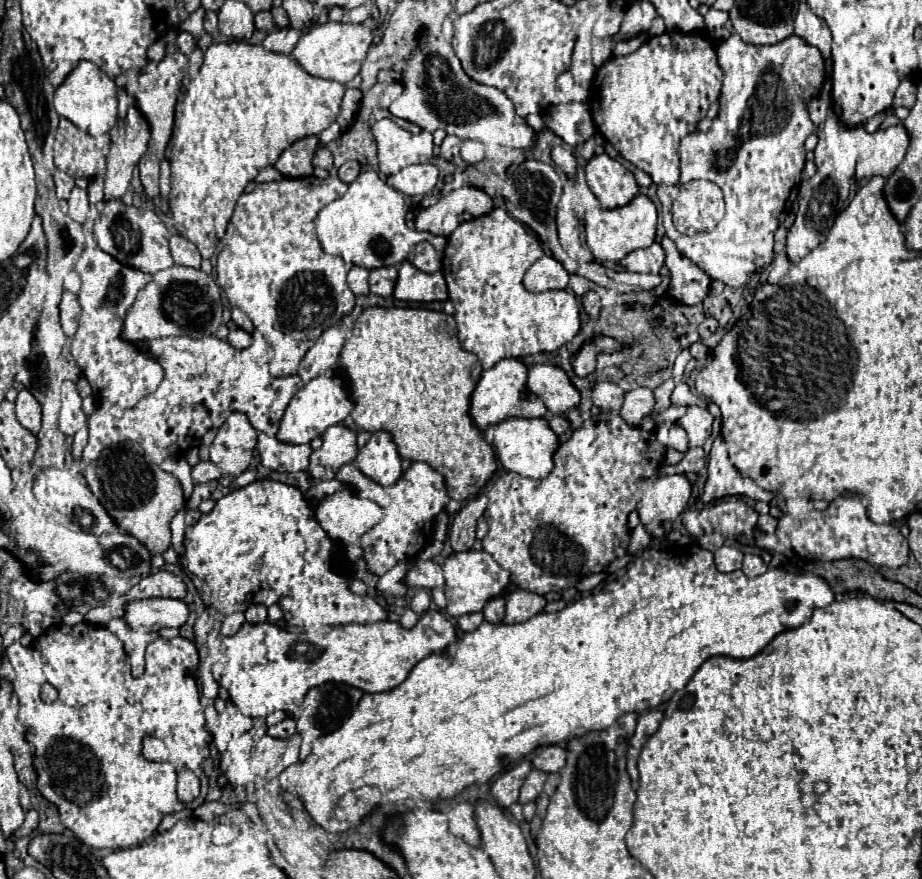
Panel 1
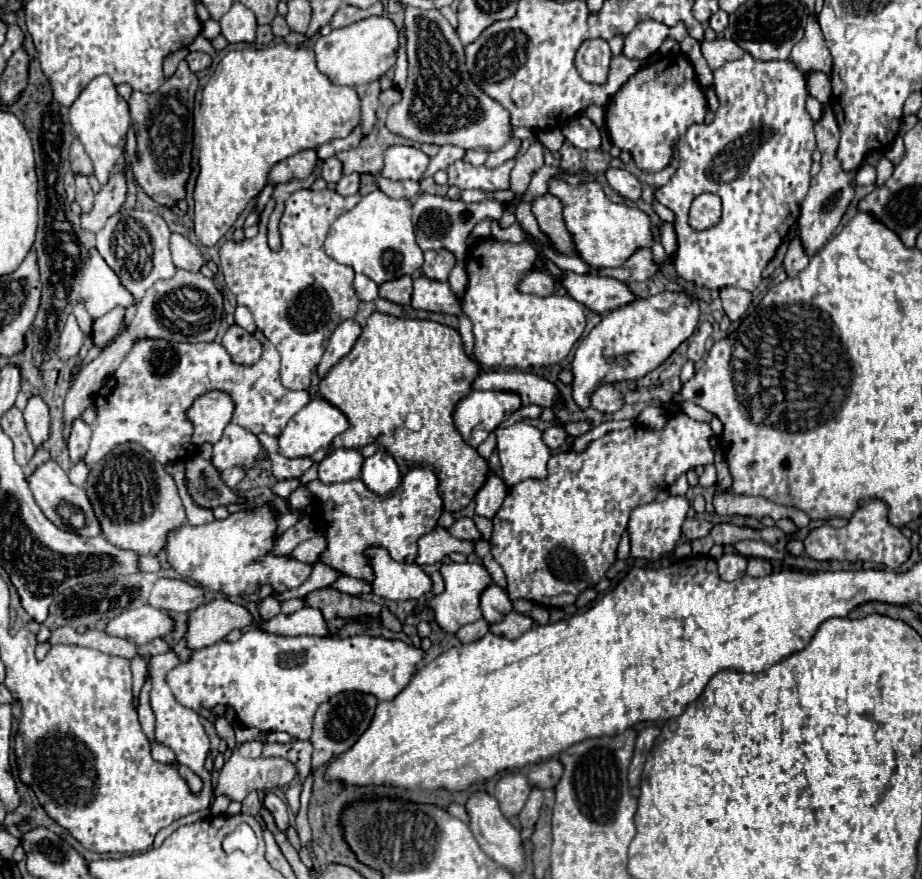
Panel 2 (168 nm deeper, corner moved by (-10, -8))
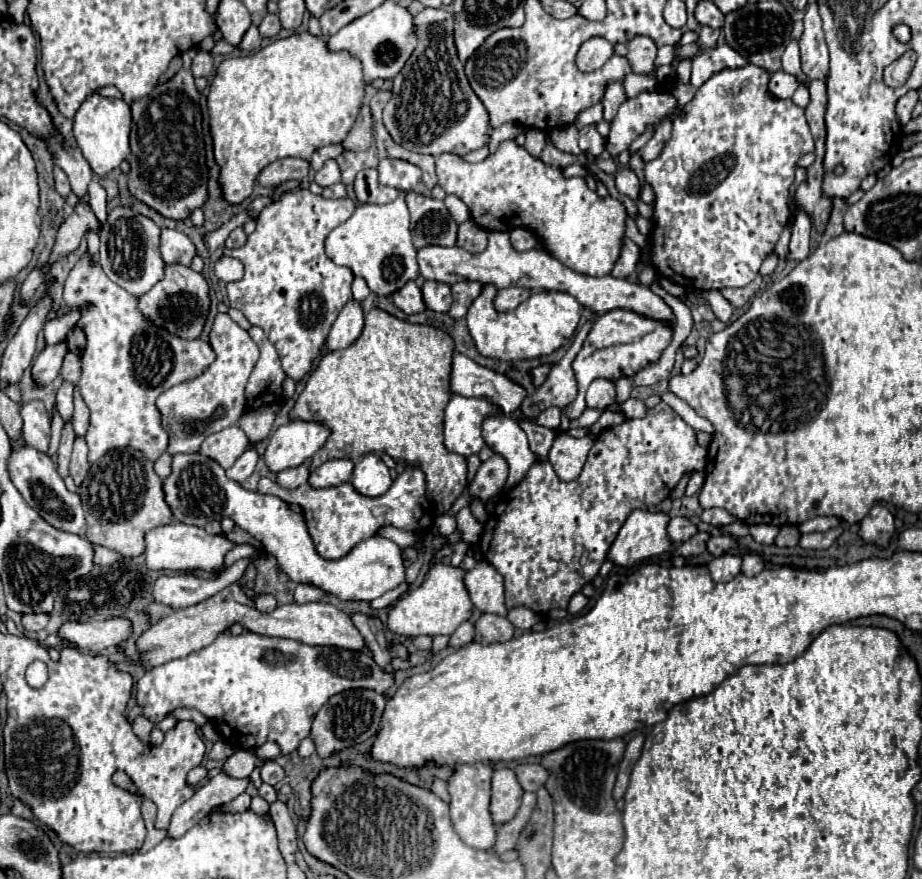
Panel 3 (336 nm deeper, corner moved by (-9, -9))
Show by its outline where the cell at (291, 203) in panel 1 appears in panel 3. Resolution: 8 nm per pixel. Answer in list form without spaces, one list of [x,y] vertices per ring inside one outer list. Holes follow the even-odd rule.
[[[308,189],[288,191],[280,201],[274,201],[262,209],[256,219],[256,231],[248,235],[248,241],[240,249],[224,249],[224,255],[236,257],[244,263],[244,277],[226,285],[230,307],[240,309],[252,325],[264,329],[280,355],[284,373],[294,381],[300,381],[312,369],[312,361],[320,355],[332,323],[336,321],[342,307],[352,299],[350,285],[354,275],[348,267],[340,267],[328,259],[324,253],[324,239],[332,229],[350,219],[354,209],[356,203],[348,197],[324,199],[322,195],[314,195]]]

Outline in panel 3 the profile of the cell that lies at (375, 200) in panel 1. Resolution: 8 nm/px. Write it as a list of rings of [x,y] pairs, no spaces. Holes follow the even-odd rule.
[[[404,193],[386,205],[358,205],[354,215],[328,235],[326,255],[336,265],[350,267],[354,275],[364,277],[370,291],[378,297],[388,297],[408,281],[414,281],[418,277],[418,263]]]

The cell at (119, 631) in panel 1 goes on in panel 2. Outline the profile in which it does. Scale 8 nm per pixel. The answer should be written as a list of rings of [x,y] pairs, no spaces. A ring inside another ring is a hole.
[[[143,656],[131,658],[131,670],[133,670],[133,692],[135,692],[135,706],[137,706],[137,696],[139,696],[139,690],[145,682],[145,674],[147,674],[145,658]]]

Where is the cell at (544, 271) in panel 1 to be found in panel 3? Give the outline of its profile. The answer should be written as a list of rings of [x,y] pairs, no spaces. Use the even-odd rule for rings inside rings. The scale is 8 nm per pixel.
[[[508,287],[496,293],[494,297],[494,309],[498,313],[506,313],[506,311],[514,311],[522,301],[526,301],[530,297],[528,289],[522,287]]]

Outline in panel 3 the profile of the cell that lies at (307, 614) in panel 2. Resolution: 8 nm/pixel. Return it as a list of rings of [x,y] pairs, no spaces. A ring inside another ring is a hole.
[[[232,583],[226,589],[218,591],[214,597],[202,603],[196,603],[192,607],[178,609],[170,617],[160,619],[156,625],[144,631],[136,639],[136,647],[140,651],[140,665],[144,667],[144,671],[150,671],[172,659],[186,657],[188,653],[210,645],[216,639],[216,635],[230,629],[230,625],[234,623],[242,623],[242,627],[254,633],[260,633],[260,635],[286,637],[286,639],[294,639],[306,645],[332,645],[332,647],[350,649],[350,651],[362,651],[366,645],[364,637],[354,627],[350,615],[330,603],[320,603],[320,601],[306,603],[306,605],[292,603],[292,605],[276,607],[272,613],[260,613],[254,601],[242,591],[242,587],[238,583]]]

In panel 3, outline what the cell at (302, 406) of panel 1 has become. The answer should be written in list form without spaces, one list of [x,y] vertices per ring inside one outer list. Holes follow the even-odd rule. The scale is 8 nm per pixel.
[[[290,421],[278,427],[268,439],[264,461],[272,473],[302,465],[328,439],[330,431],[314,421]]]

